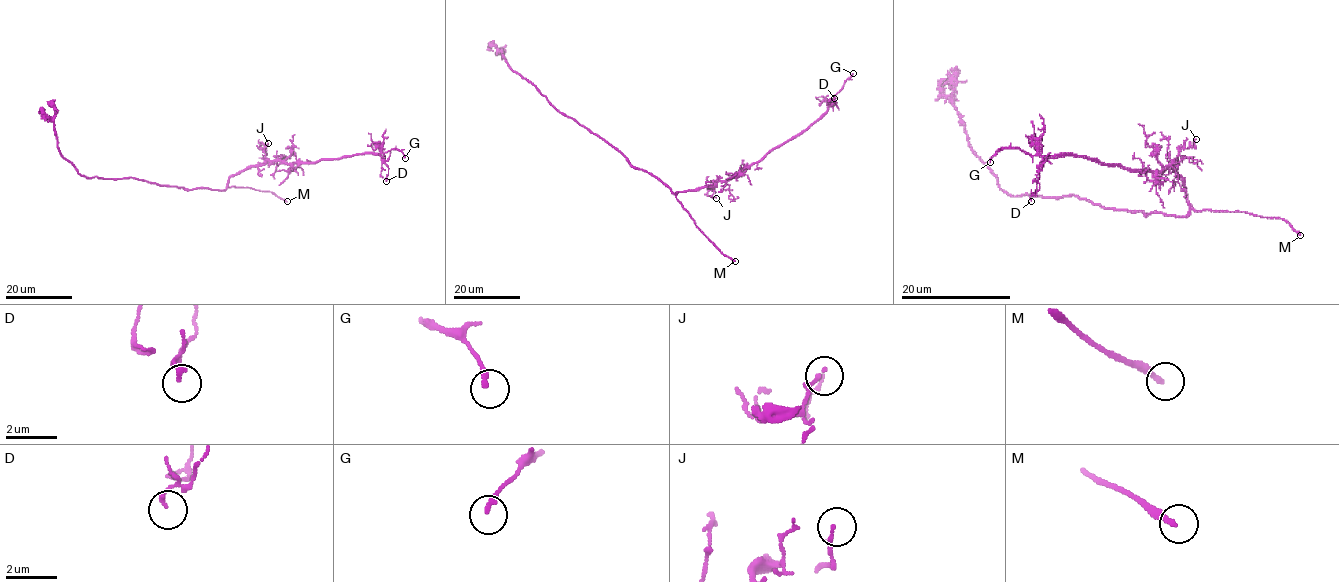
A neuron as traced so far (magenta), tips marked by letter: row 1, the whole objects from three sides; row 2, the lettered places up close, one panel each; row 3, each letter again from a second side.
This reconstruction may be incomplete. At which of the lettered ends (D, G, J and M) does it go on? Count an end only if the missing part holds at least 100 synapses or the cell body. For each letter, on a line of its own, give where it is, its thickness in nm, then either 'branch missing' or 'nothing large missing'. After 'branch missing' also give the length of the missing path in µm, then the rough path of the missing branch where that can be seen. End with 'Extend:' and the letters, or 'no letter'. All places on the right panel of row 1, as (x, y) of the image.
D: place (1031, 201); calibre 170 nm; nothing large missing
G: place (990, 162); calibre 190 nm; nothing large missing
J: place (1196, 139); calibre 110 nm; nothing large missing
M: place (1300, 235); calibre 200 nm; branch missing; missing 15 µm; course (1300, 235), (1314, 250), (1315, 267)
Extend: M

